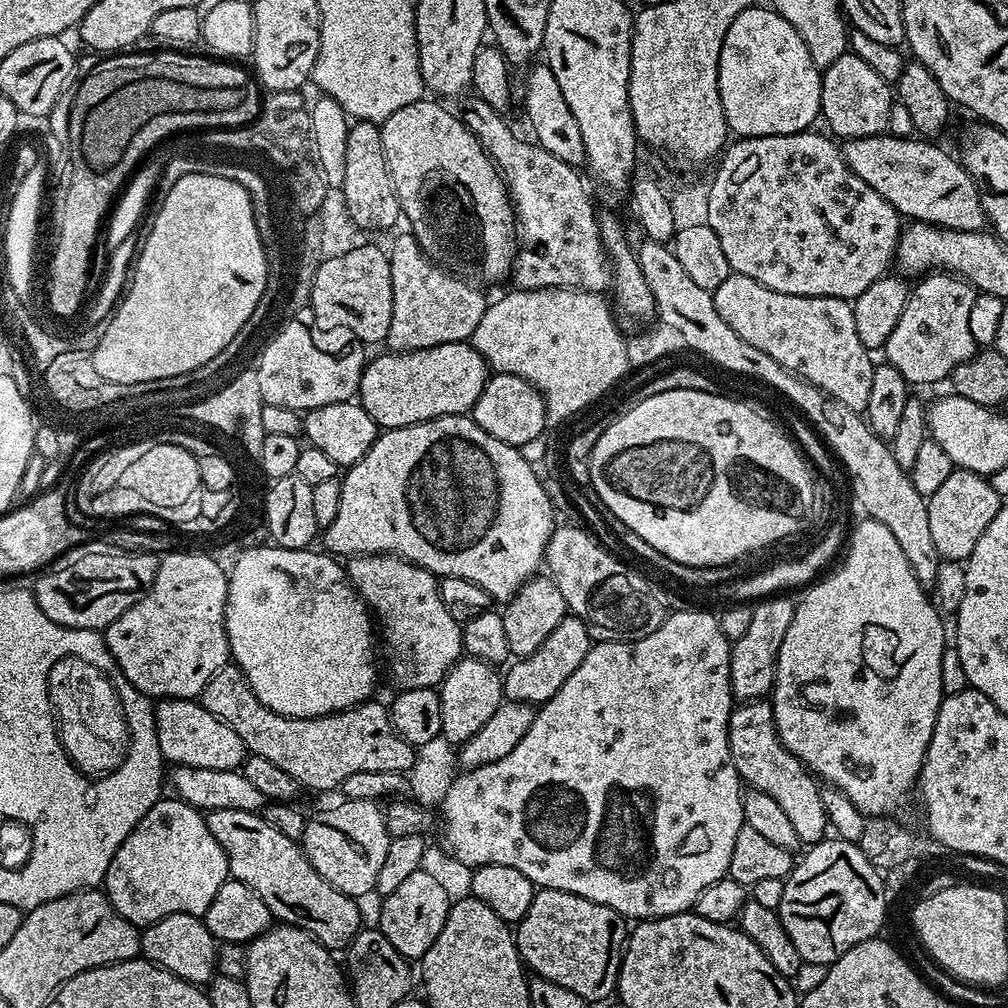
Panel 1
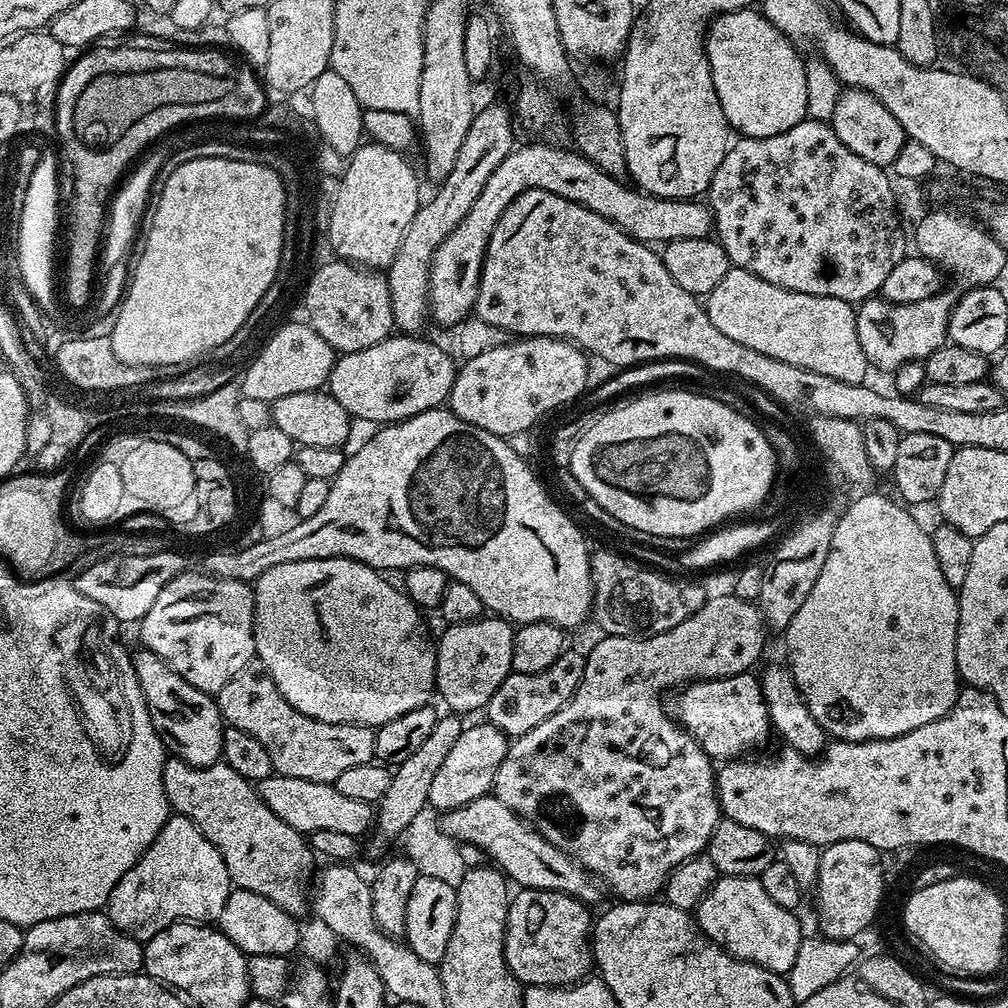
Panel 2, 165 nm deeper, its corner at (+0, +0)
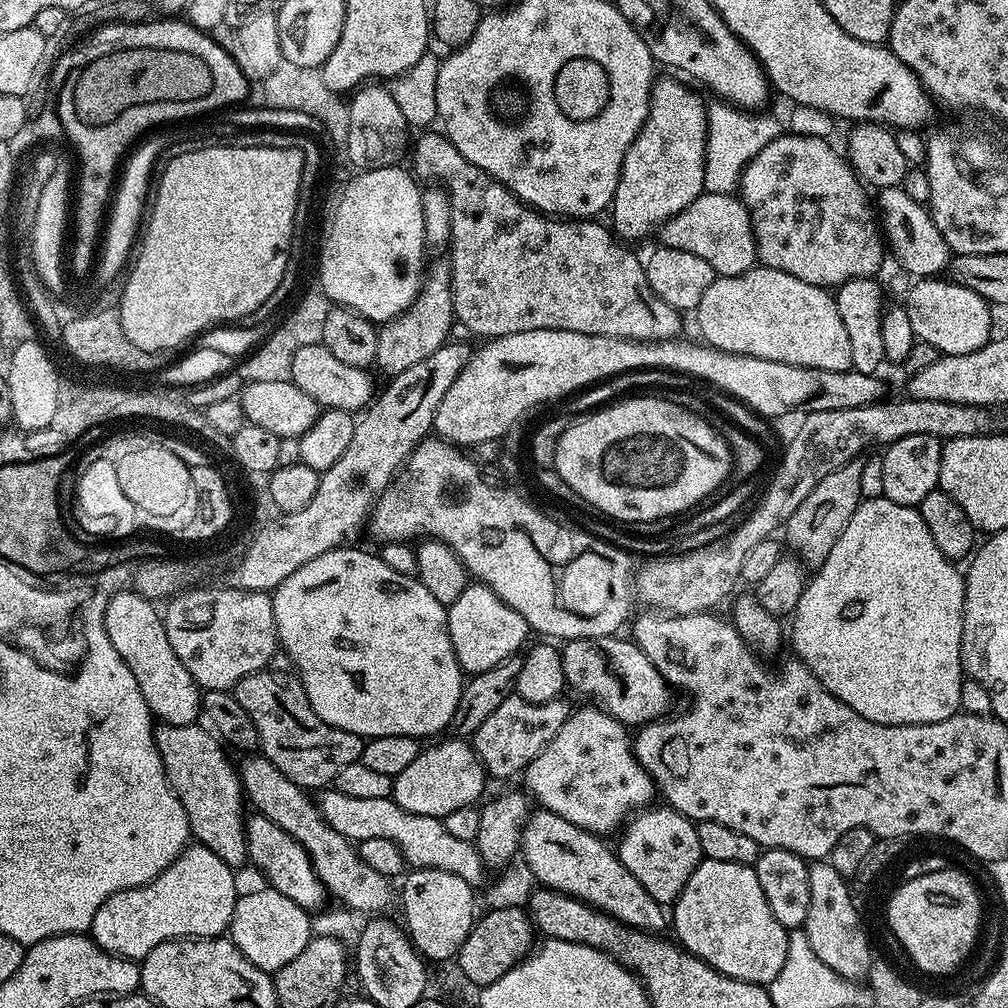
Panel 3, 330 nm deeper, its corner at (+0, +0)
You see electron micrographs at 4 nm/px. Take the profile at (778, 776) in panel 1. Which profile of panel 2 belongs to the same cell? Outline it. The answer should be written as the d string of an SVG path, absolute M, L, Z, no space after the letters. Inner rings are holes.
M751 671L739 672L717 680L698 680L695 684L685 684L671 697L670 712L677 724L684 728L702 746L702 750L714 762L739 760L749 754L756 754L773 735L772 723L766 710L764 695L760 689L759 679Z

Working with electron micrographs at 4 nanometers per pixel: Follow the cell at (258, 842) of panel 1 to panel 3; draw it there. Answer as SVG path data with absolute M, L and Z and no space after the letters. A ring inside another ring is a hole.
M161 723L154 732L156 749L162 758L170 786L186 810L192 836L218 854L218 858L239 866L245 863L248 854L248 843L244 840L246 797L240 786L240 774L220 749L221 741L207 727L200 727L199 723Z

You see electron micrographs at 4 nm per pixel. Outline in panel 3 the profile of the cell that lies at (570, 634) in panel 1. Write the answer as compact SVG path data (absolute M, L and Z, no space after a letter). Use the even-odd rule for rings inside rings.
M512 695L478 726L478 730L473 732L470 743L476 756L484 766L485 773L489 777L497 776L504 780L507 776L519 777L524 769L542 754L542 750L562 730L562 726L568 720L570 707L564 698L557 698L545 704L535 704L526 702L521 696Z

